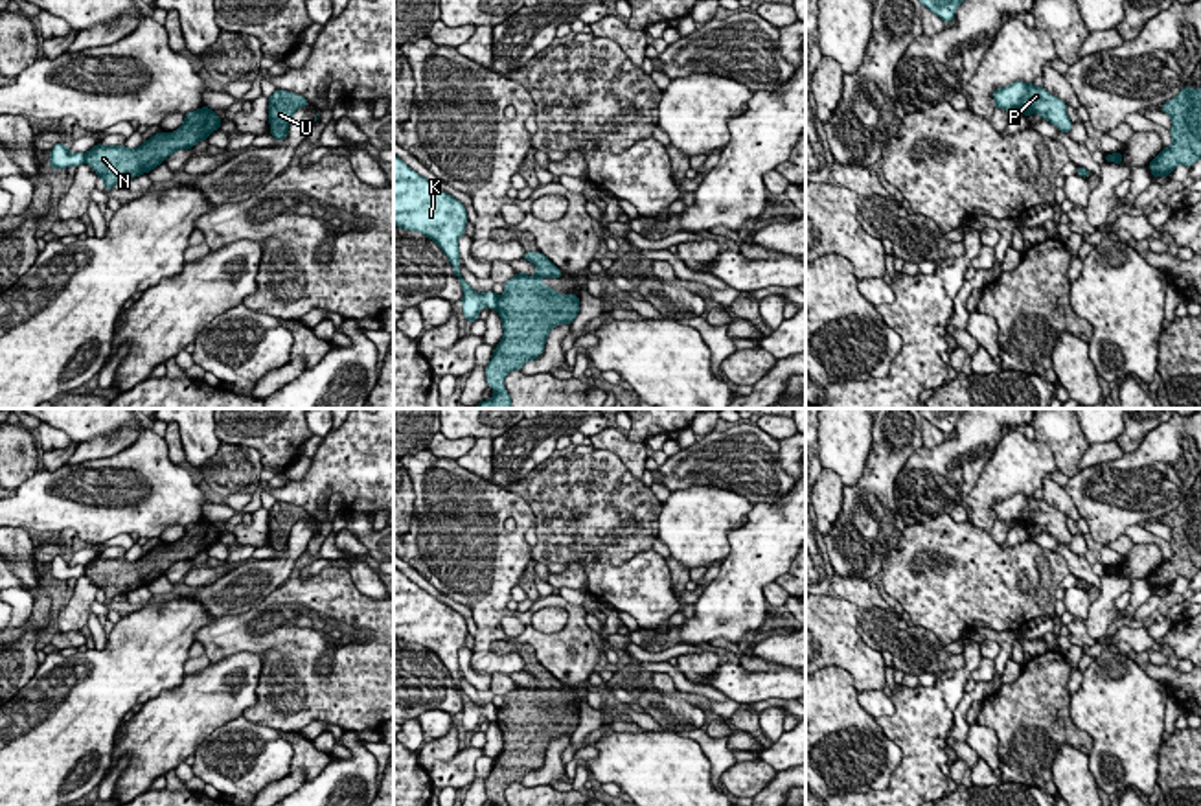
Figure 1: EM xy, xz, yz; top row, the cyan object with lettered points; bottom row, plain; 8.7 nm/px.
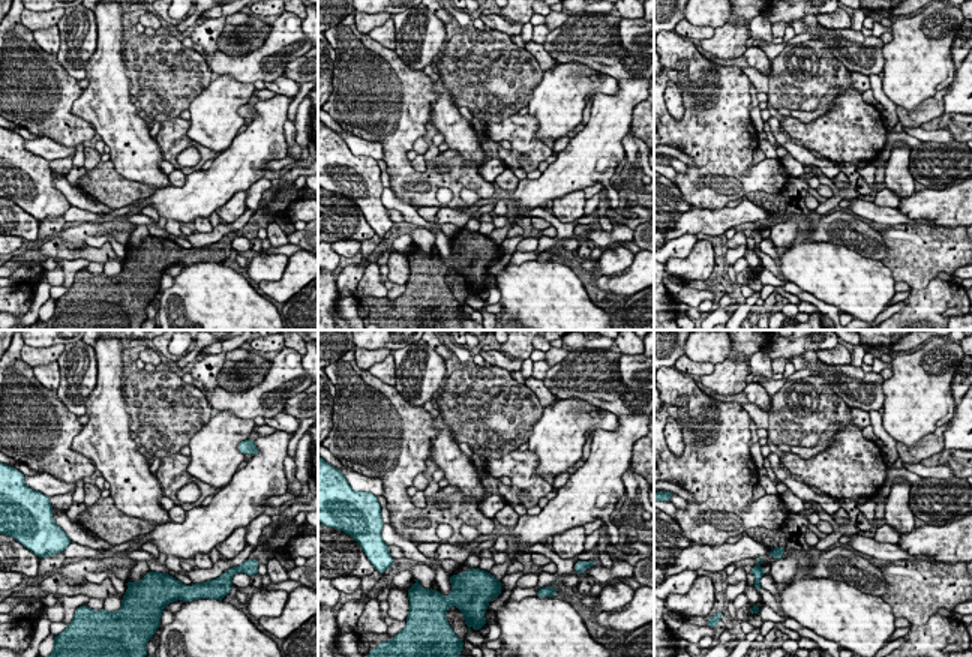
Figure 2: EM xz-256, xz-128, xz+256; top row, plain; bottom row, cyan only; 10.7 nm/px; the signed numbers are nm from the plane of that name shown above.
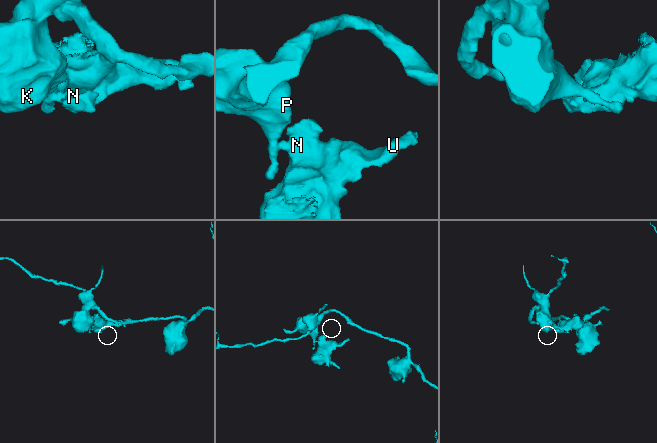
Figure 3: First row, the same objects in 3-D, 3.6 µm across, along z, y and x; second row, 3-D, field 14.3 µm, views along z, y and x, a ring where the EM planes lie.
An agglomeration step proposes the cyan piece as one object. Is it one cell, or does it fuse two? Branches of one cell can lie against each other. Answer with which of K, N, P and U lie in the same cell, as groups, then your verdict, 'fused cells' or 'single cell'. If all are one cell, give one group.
K P / N U | fused cells

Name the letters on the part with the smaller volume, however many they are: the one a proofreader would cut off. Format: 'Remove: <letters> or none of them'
Remove: N, U

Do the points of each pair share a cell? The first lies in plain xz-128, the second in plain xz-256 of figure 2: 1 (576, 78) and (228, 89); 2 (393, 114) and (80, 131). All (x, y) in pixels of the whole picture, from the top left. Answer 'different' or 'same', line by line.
1: same
2: same

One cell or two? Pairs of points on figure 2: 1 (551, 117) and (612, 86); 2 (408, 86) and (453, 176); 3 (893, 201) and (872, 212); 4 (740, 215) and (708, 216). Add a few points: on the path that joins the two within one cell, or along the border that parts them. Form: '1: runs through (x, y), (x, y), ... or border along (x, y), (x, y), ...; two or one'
1: runs through (566, 102), (581, 87), (597, 86); one
2: runs through (399, 117), (399, 161), (414, 176), (422, 177); one
3: border along (873, 201), (882, 207), (896, 207); two
4: runs through (732, 216), (716, 216); one

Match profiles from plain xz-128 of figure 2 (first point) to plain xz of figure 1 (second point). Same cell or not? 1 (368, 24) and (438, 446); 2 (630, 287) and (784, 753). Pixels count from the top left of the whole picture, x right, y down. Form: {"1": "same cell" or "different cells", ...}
{"1": "same cell", "2": "same cell"}

